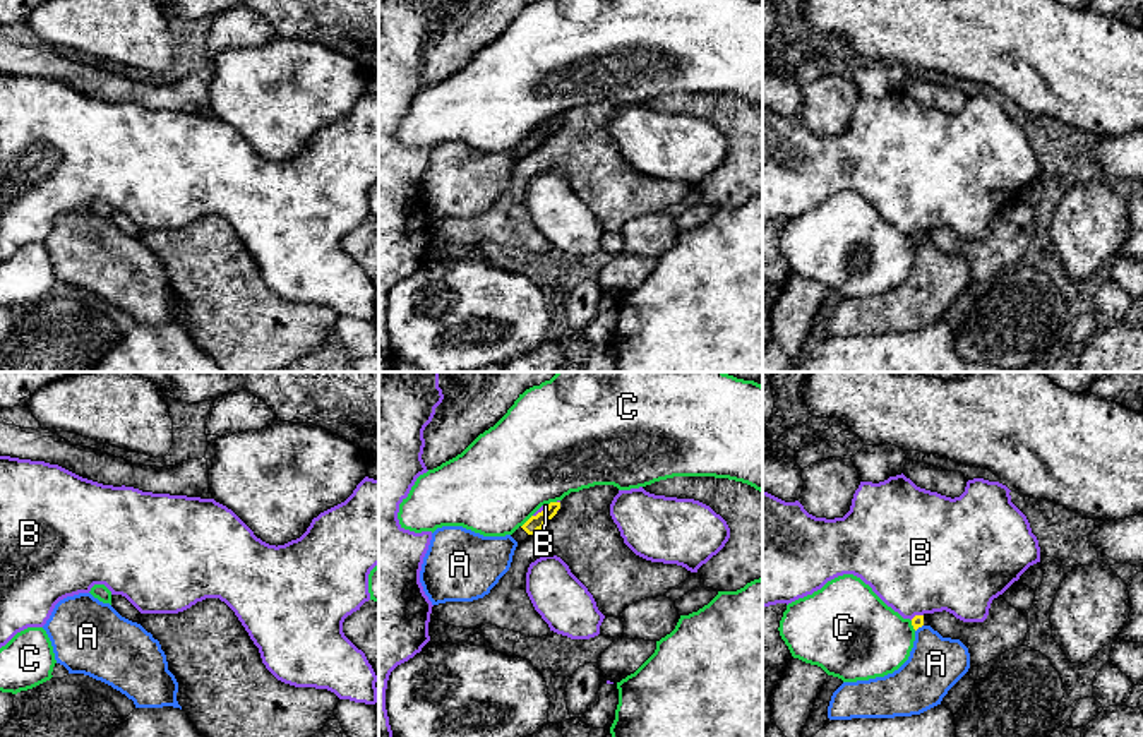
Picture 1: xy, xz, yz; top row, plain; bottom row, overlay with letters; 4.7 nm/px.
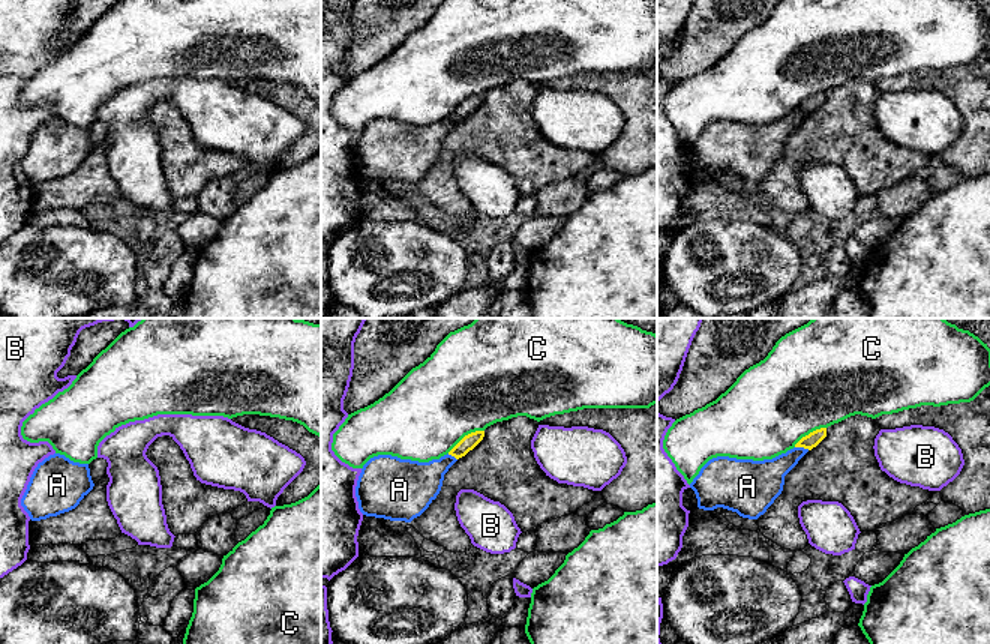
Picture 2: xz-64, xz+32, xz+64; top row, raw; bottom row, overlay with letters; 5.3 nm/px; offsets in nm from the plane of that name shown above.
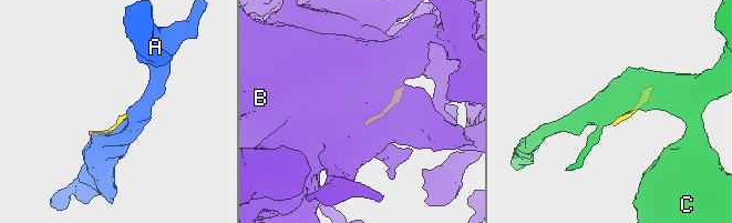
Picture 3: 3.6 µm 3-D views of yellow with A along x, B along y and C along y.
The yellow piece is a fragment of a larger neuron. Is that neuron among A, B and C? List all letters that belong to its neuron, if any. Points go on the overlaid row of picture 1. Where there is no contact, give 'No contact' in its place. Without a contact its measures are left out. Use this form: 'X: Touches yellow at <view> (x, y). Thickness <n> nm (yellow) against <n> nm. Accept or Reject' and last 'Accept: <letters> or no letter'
A: Touches yellow at yz (919, 626). Thickness 60 nm (yellow) against 260 nm. Reject
B: Touches yellow at xz (542, 511). Thickness 70 nm (yellow) against 20 nm. Reject
C: Touches yellow at xz (526, 521). Thickness 70 nm (yellow) against 440 nm. Reject
Accept: no letter

